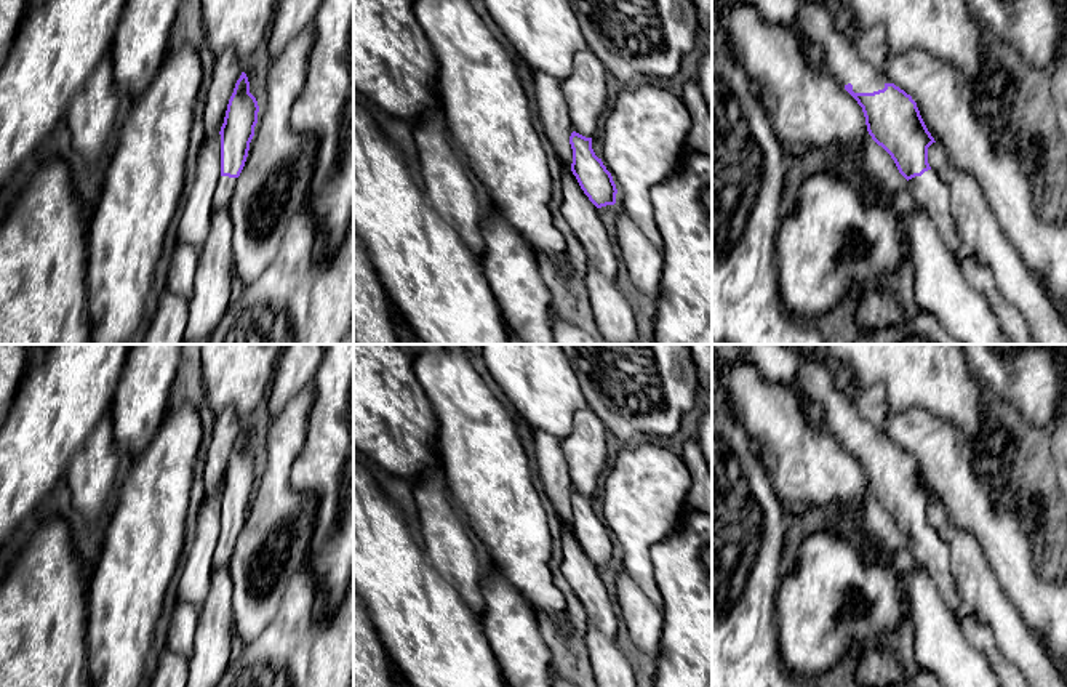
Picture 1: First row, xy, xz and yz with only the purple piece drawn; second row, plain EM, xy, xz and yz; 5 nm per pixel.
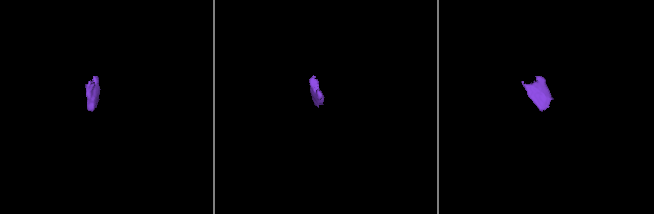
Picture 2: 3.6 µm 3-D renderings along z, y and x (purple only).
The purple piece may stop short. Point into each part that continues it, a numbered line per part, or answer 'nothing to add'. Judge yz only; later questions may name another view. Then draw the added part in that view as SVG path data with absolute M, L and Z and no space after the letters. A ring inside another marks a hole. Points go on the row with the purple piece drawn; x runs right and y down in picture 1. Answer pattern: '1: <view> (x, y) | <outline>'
1: yz (816, 23) | M800 0L797 18L803 35L824 50L824 66L843 88L851 83L854 93L873 93L891 83L856 53L849 38L835 27L833 16L821 3Z
2: yz (930, 192) | M928 170L921 176L907 181L917 208L923 210L937 226L939 234L957 248L961 243L955 227L955 216L950 210L949 186L936 170Z

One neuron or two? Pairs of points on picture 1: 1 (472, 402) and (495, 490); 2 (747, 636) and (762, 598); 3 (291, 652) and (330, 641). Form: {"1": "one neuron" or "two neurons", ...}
{"1": "one neuron", "2": "one neuron", "3": "one neuron"}

